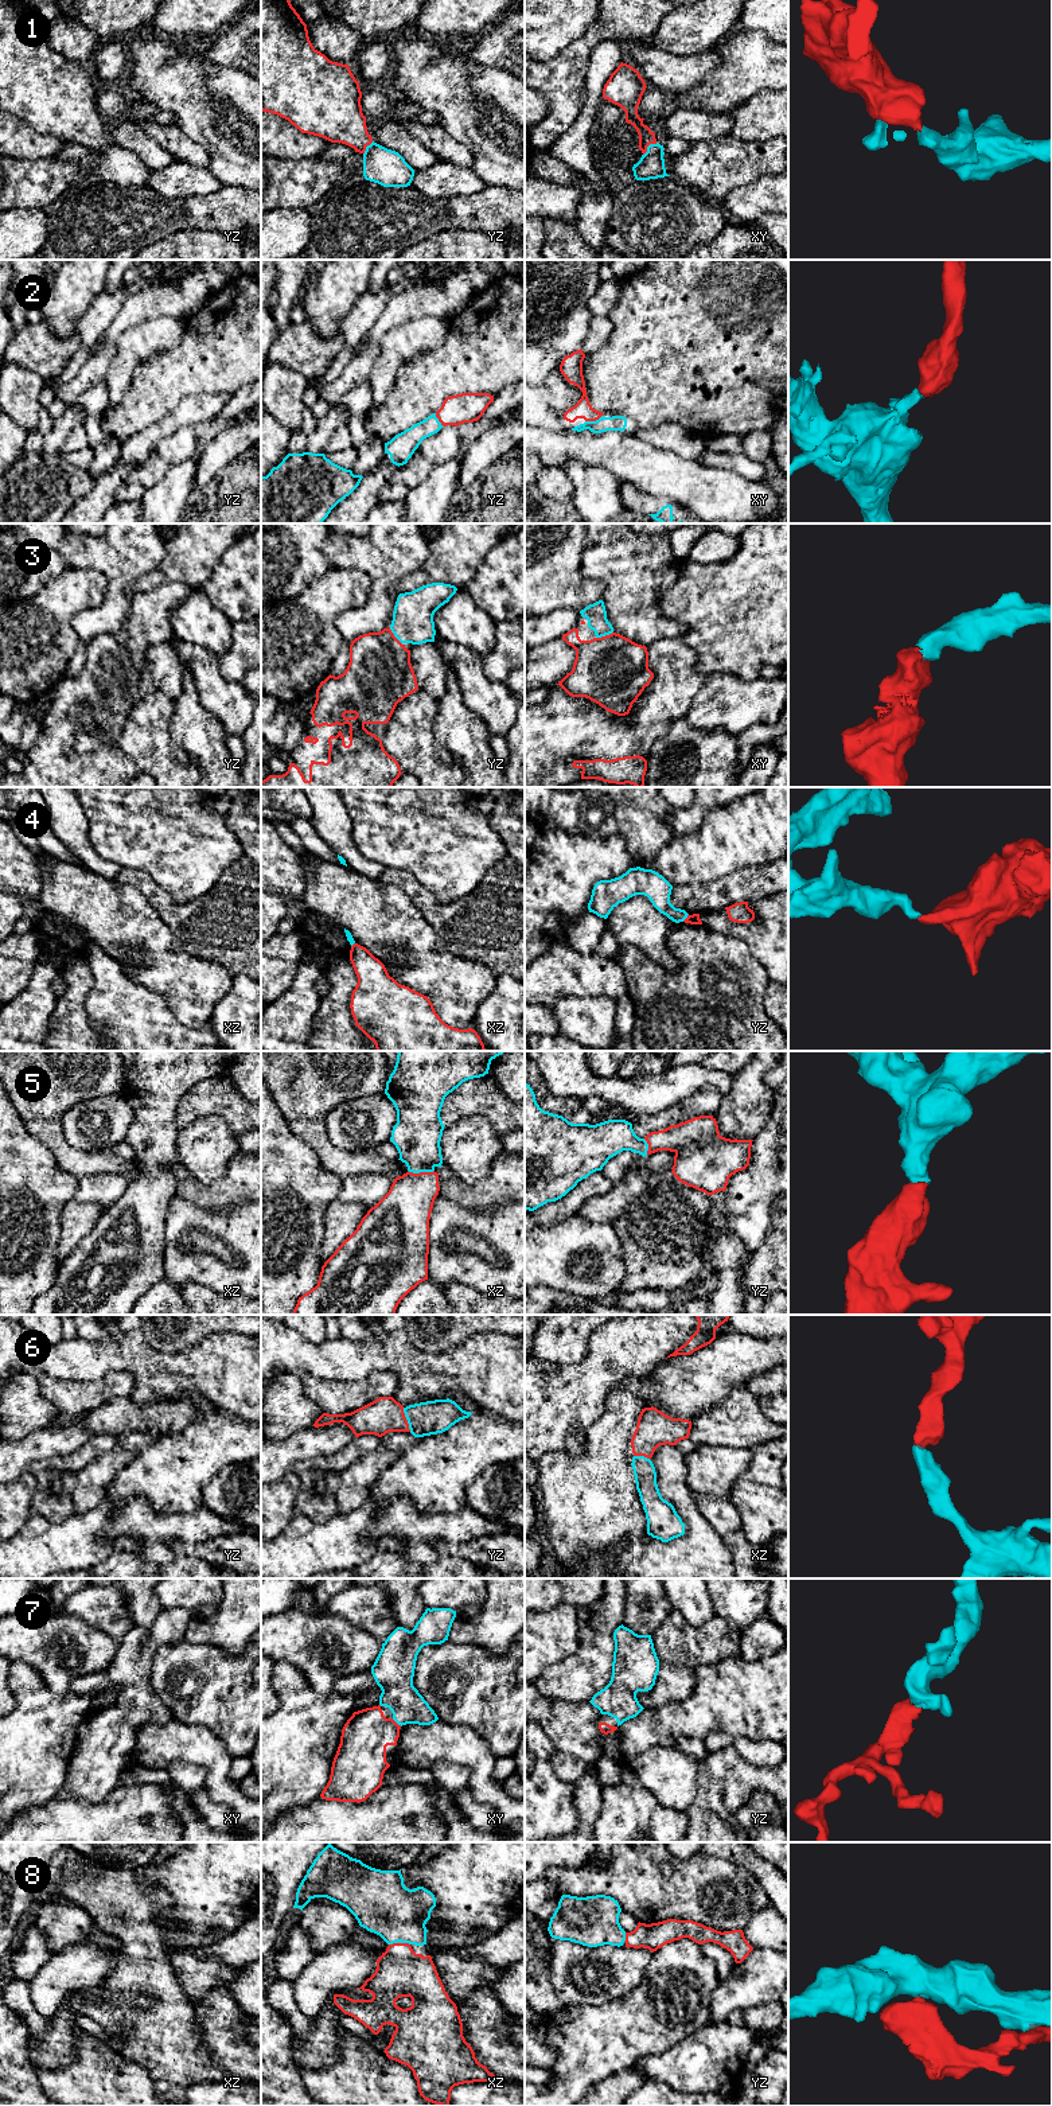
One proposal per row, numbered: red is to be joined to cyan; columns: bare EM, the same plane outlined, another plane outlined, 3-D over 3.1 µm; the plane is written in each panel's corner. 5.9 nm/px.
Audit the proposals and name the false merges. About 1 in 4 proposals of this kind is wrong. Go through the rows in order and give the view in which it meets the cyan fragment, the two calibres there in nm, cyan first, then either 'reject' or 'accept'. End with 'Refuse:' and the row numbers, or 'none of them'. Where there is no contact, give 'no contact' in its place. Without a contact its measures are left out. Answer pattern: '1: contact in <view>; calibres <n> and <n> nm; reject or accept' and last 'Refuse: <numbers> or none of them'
1: contact in xy; calibres 160 and 90 nm; accept
2: contact in xy; calibres 100 and 110 nm; accept
3: contact in xy; calibres 130 and 420 nm; accept
4: contact in yz; calibres 160 and 60 nm; reject
5: contact in xz; calibres 280 and 300 nm; accept
6: contact in yz; calibres 200 and 220 nm; accept
7: contact in xy; calibres 200 and 280 nm; accept
8: contact in xz; calibres 360 and 300 nm; accept
Refuse: 4

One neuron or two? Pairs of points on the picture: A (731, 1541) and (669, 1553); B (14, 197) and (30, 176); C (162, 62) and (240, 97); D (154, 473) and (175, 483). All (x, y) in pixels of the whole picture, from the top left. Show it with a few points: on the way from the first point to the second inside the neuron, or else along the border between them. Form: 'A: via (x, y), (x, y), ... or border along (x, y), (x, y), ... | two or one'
A: border along (721, 1537), (733, 1564) | two
B: via (15, 191), (24, 182) | one
C: via (180, 80), (203, 97), (221, 97) | one
D: border along (189, 459), (172, 466), (154, 485), (145, 489) | two

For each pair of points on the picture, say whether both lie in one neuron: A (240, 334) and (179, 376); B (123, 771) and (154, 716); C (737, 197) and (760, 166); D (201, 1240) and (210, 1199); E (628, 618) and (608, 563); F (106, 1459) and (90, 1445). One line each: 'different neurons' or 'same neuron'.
A: same neuron
B: different neurons
C: different neurons
D: different neurons
E: same neuron
F: different neurons

